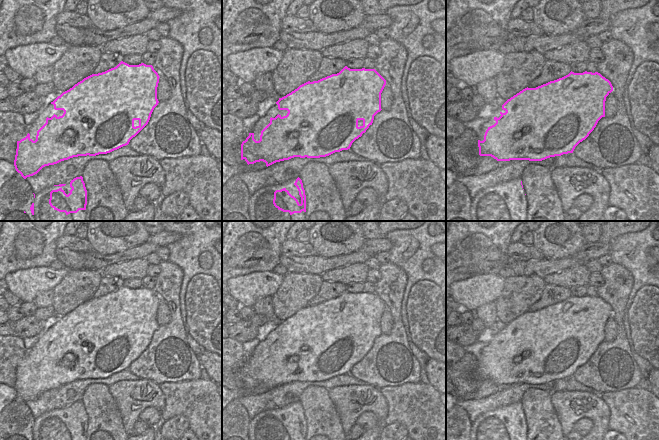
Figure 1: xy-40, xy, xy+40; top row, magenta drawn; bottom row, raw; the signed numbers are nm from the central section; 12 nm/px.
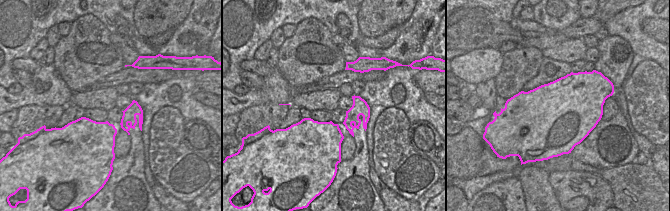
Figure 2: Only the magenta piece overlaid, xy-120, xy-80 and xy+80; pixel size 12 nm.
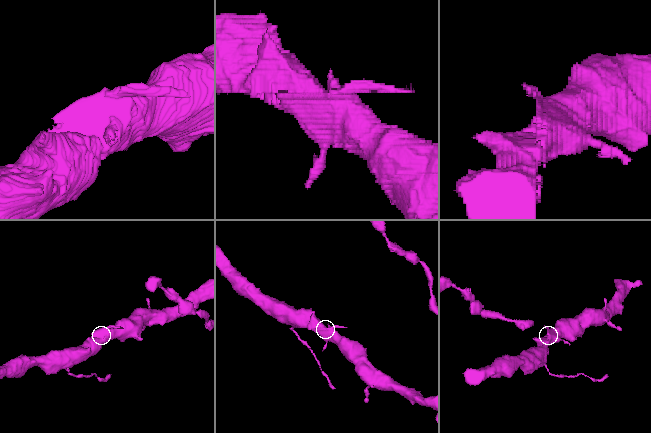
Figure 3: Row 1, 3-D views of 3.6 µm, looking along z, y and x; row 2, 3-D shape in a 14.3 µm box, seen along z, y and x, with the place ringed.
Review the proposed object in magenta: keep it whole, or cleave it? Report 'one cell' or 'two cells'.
one cell

